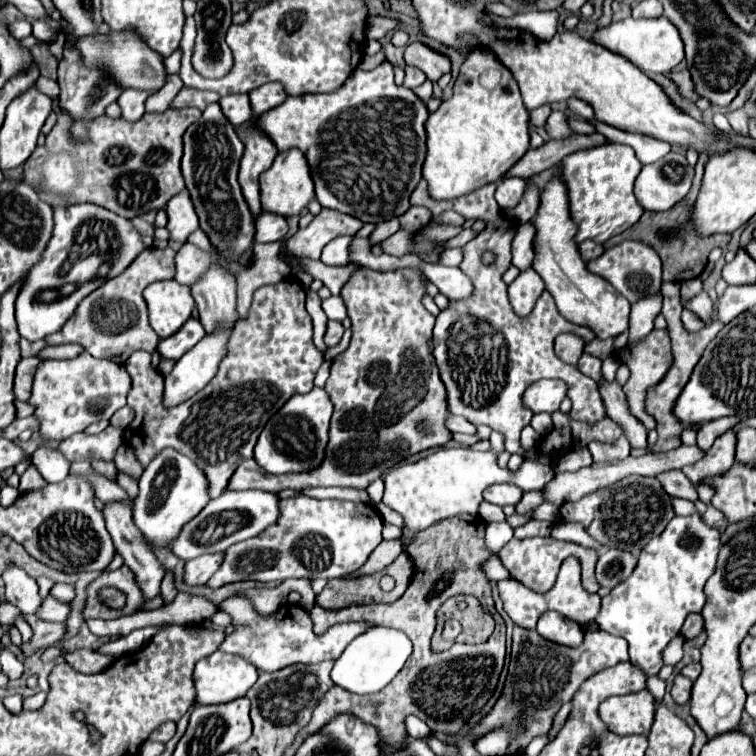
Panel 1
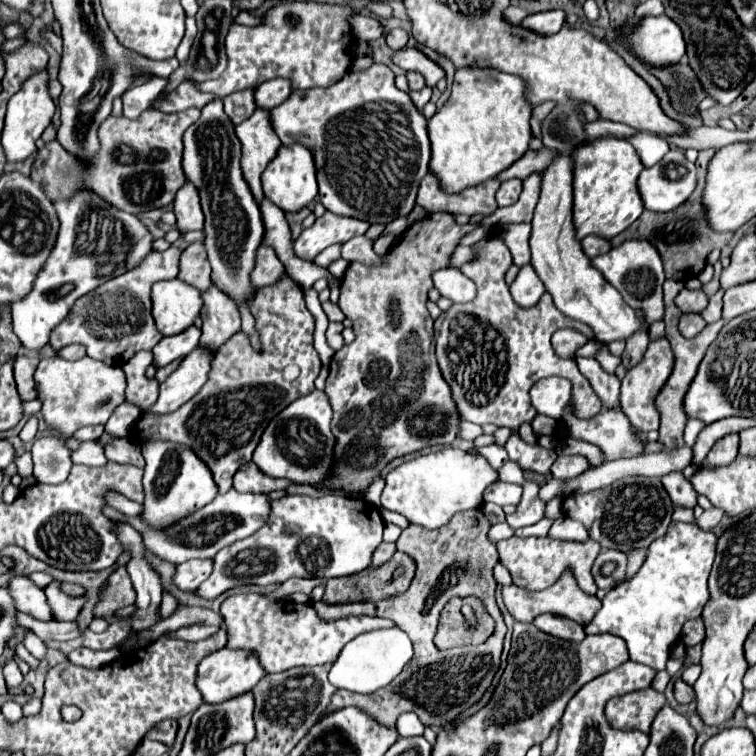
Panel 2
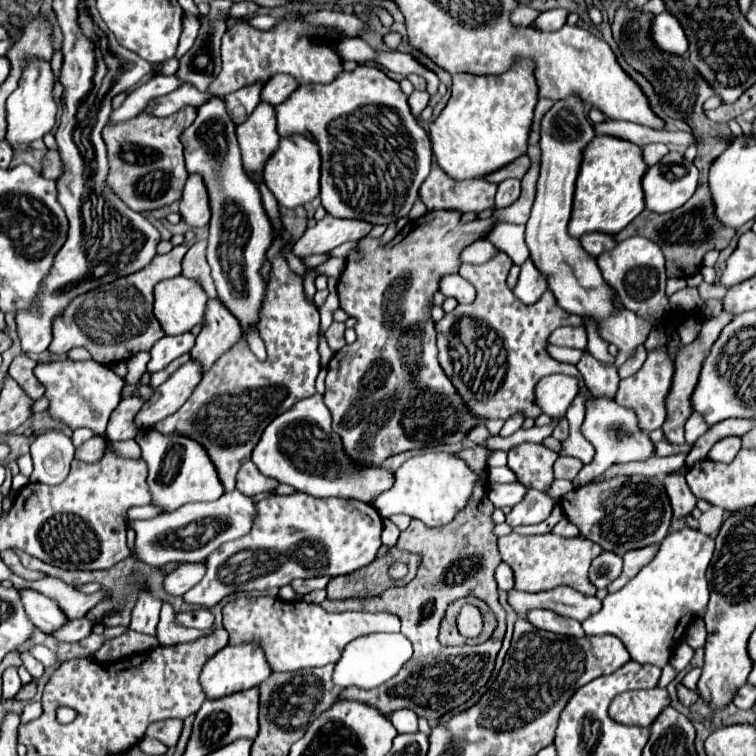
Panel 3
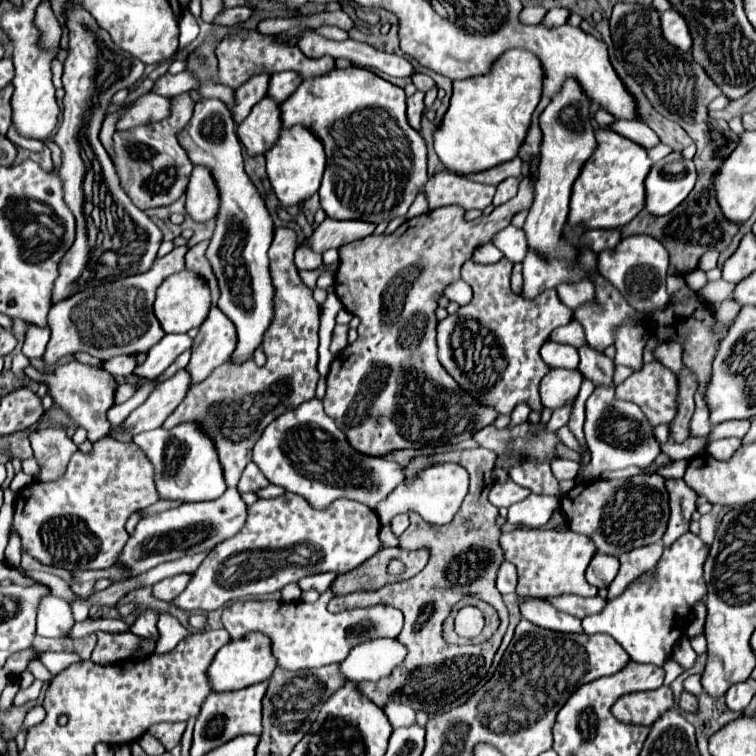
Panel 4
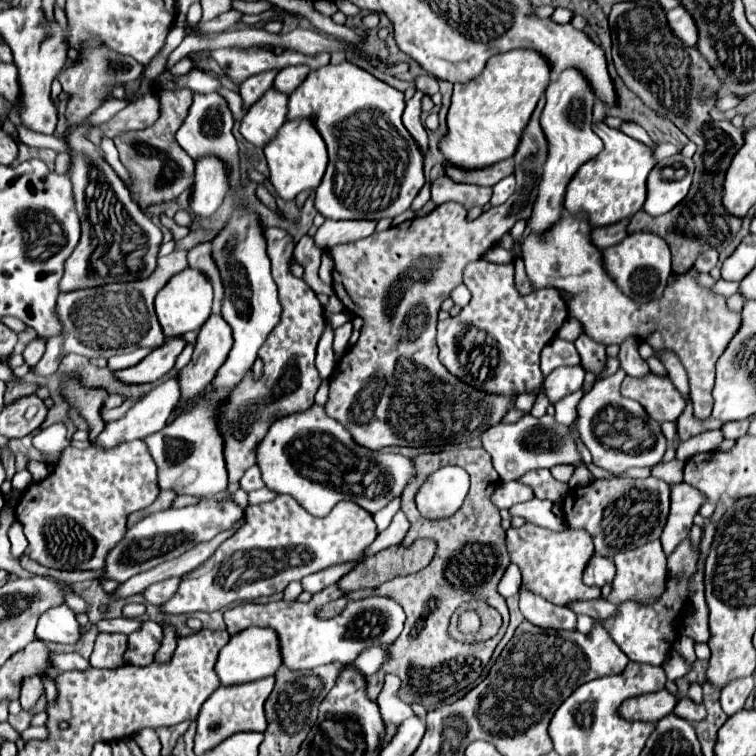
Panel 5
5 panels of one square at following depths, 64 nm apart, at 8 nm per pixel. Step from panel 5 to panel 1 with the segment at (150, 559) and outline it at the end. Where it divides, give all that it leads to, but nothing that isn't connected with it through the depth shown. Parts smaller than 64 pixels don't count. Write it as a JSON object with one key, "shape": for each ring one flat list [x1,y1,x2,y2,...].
{"shape":[[228,490,222,496,210,500,198,516,194,516,188,524,184,524,180,534,166,544,166,550,170,550,180,560,192,560,202,554,224,552,232,544,260,534,268,524,276,522,276,518,278,518,276,494,262,490,242,490,242,492]]}

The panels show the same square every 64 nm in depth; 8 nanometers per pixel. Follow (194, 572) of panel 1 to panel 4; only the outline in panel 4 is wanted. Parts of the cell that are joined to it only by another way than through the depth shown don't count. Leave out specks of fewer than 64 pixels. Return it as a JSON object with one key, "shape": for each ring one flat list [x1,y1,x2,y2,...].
{"shape":[[188,574,162,580,152,586,152,596,158,600,164,600,164,602,170,602,184,590,184,584,188,584]]}

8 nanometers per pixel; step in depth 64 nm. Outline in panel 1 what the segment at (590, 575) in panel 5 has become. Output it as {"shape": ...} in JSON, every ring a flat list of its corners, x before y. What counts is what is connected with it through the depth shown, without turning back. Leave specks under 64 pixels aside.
{"shape":[[604,550,596,562,596,580,600,586,614,588,616,584,624,582,636,566,638,558,624,552,624,550]]}

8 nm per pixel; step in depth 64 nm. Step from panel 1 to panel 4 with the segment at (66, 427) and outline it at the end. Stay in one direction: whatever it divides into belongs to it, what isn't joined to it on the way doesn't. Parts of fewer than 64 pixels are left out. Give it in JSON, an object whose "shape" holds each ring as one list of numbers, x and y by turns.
{"shape":[[68,362,64,366,58,366,53,372,46,371,40,374,38,370,34,370,29,365,25,368,25,375,28,378,34,378,34,380,42,380,42,383,47,385,48,393,54,398,54,402,62,410,66,410,78,426,88,430,90,442,96,442,108,434,110,422,106,420,106,412,114,404,116,382,104,368,94,368,94,366,82,364,82,362]]}

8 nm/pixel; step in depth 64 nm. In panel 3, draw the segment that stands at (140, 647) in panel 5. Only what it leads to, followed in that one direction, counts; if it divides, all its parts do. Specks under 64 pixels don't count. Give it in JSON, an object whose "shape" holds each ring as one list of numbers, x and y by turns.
{"shape":[[140,592,140,598,138,598,136,608,132,612,130,630,156,636,156,624,158,624,160,606,162,606,160,600,156,600,154,596,150,596,148,592]]}

